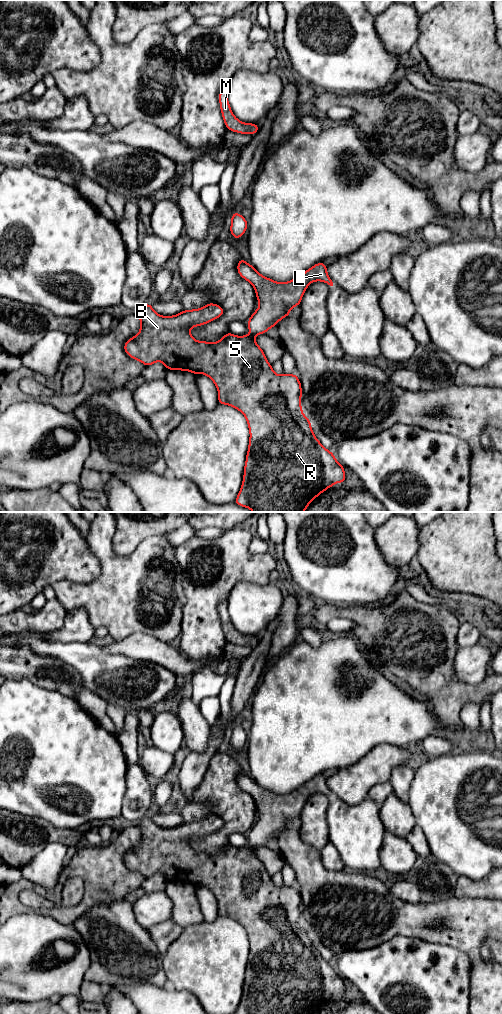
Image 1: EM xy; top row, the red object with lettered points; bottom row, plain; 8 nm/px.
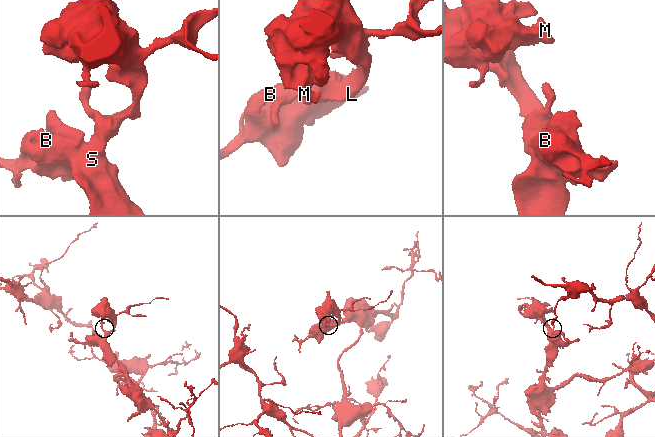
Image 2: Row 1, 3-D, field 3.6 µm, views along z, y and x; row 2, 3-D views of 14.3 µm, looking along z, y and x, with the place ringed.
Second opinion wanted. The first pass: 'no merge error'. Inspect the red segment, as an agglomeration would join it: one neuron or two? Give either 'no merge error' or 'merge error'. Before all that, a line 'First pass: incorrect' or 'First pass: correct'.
First pass: correct
no merge error

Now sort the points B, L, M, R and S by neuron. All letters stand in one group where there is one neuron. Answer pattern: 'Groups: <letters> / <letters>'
Groups: B L M R S

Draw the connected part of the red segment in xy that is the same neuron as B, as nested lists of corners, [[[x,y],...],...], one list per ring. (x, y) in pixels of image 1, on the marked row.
[[[243,258],[237,264],[238,274],[248,281],[255,289],[259,307],[250,316],[247,327],[249,335],[236,336],[231,332],[219,341],[210,343],[197,341],[190,333],[192,327],[205,325],[224,314],[224,309],[208,303],[200,309],[183,310],[173,316],[162,316],[156,313],[150,303],[146,303],[135,311],[140,318],[140,331],[137,335],[124,342],[126,354],[143,363],[146,367],[160,361],[168,370],[189,371],[208,376],[218,390],[218,403],[229,405],[239,410],[246,418],[250,438],[241,489],[234,503],[246,507],[253,512],[304,512],[308,505],[337,482],[344,484],[346,475],[343,465],[335,458],[333,452],[327,450],[315,437],[308,417],[303,414],[301,406],[302,387],[296,374],[283,373],[277,375],[267,361],[265,353],[255,341],[257,334],[265,334],[270,328],[290,315],[290,310],[300,306],[301,299],[310,283],[322,281],[330,286],[333,282],[327,273],[327,266],[319,262],[288,282],[276,282],[256,271]]]

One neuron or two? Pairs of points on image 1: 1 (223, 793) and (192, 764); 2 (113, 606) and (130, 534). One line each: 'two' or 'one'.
1: two
2: two

